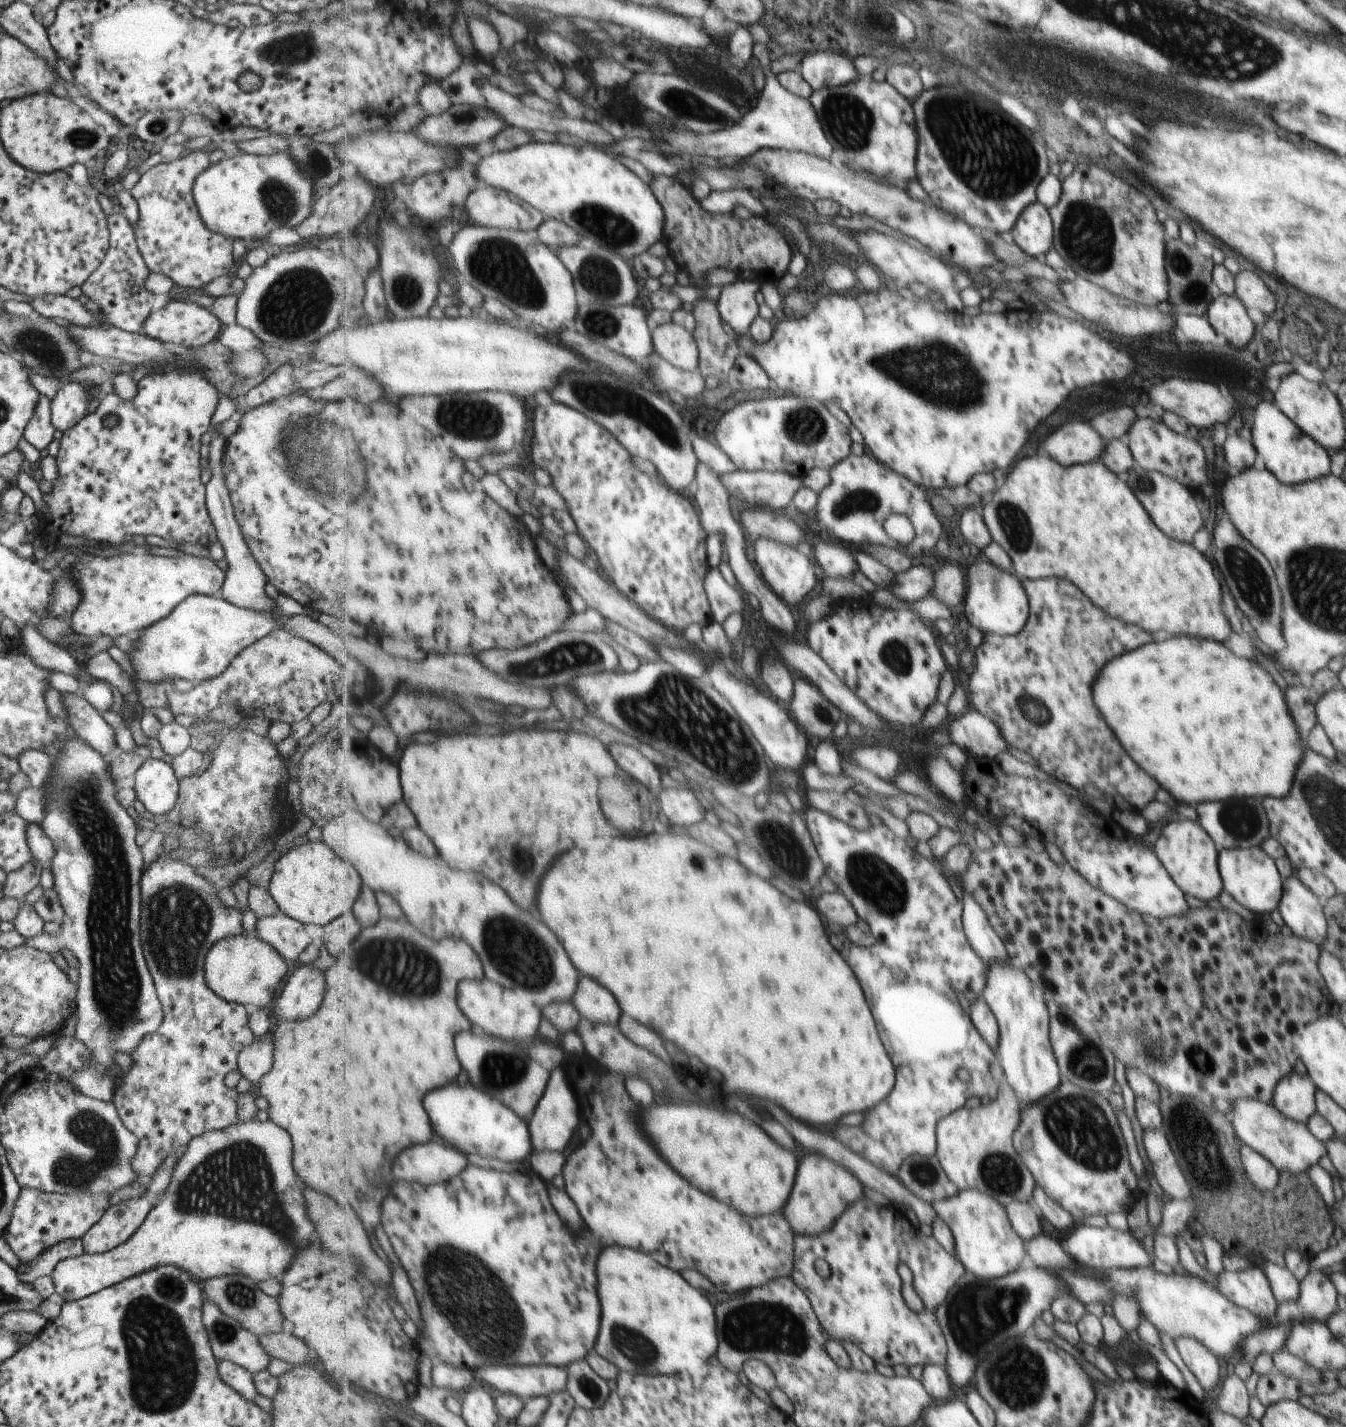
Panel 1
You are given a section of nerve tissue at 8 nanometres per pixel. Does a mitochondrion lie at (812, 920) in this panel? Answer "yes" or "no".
no

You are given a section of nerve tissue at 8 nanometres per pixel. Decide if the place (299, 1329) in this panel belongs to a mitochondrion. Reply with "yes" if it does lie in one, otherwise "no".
no

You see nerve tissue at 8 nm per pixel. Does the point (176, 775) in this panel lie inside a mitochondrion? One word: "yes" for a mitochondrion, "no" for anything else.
no

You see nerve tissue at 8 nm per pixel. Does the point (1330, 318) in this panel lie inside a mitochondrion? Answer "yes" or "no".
yes

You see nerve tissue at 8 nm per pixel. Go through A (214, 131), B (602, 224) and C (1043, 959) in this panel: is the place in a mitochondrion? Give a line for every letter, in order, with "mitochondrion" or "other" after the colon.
A: other
B: mitochondrion
C: other

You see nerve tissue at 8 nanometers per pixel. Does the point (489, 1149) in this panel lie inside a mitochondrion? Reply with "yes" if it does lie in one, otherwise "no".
no

